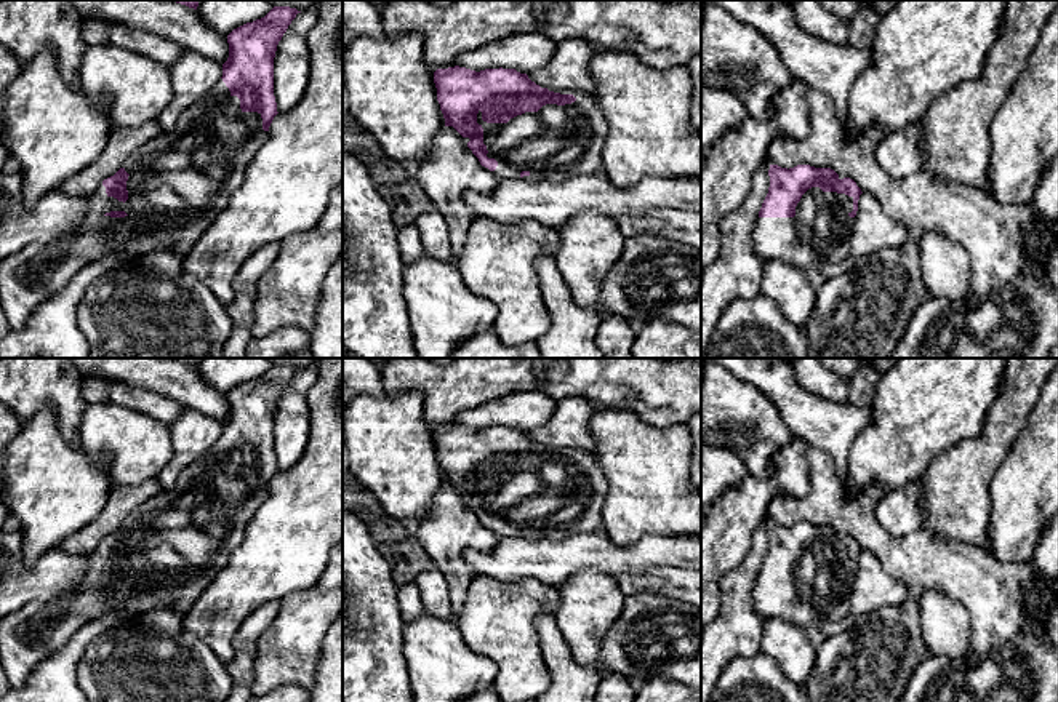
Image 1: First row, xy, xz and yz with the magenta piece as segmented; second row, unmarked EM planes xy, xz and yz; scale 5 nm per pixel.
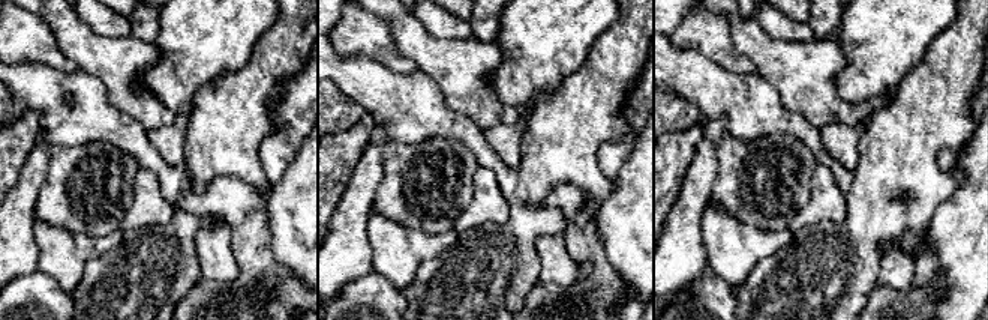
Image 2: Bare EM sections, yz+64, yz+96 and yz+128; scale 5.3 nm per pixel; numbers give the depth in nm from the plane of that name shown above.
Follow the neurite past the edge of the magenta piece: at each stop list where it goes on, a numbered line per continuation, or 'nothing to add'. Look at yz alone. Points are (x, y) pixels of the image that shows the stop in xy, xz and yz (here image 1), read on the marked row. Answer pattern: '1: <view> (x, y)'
1: yz (820, 232)

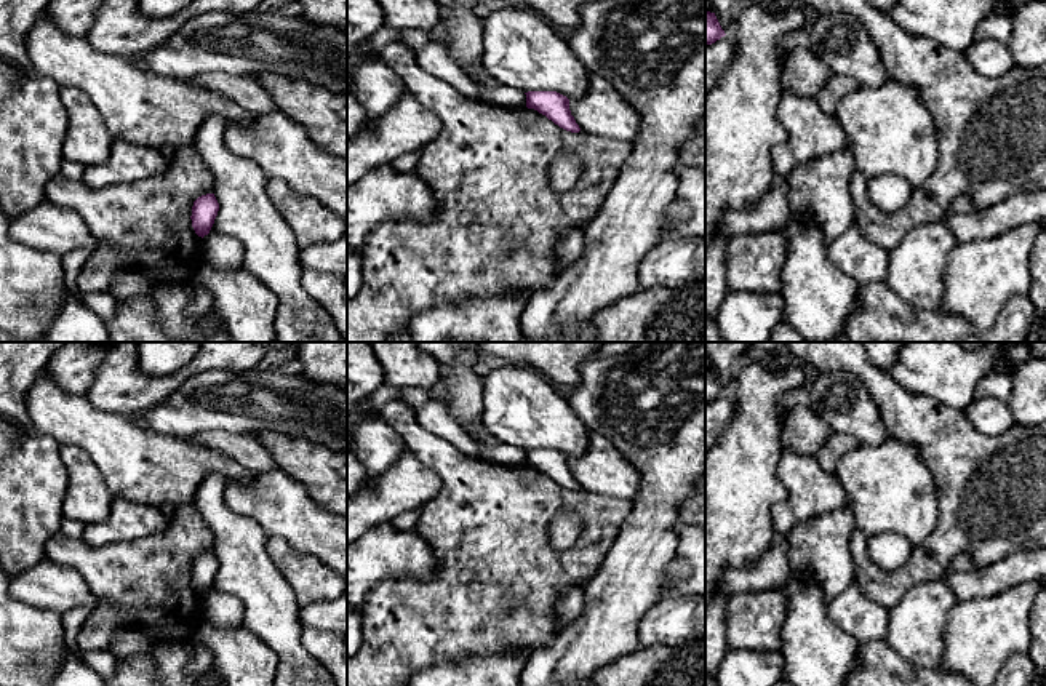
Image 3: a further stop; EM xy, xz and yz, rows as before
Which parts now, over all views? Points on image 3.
nothing to add

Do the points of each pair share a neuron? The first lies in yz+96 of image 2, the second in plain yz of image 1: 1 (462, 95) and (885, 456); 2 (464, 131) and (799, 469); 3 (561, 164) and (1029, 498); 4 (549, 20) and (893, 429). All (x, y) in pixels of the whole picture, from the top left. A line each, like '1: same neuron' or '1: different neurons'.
1: different neurons
2: different neurons
3: different neurons
4: same neuron

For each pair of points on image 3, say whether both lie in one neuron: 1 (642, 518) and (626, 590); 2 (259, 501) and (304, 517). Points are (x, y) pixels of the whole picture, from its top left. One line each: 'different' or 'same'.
1: same
2: same

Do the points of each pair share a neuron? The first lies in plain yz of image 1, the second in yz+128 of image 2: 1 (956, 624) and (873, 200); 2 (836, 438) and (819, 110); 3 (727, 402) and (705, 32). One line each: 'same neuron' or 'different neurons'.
1: different neurons
2: same neuron
3: same neuron

